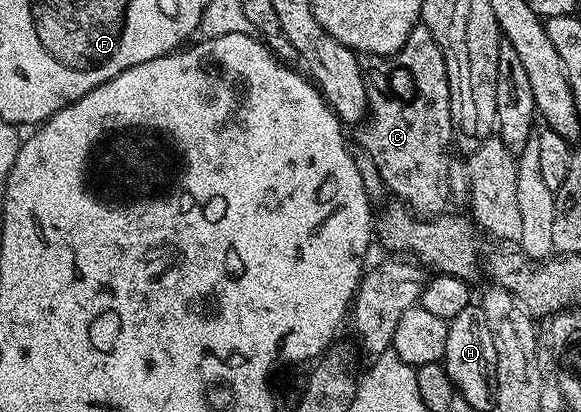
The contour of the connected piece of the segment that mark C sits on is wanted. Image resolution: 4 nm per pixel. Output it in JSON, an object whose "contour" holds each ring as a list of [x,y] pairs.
{"contour":[[[415,25],[409,32],[407,43],[394,57],[371,56],[366,59],[363,79],[367,82],[369,121],[358,127],[358,145],[373,158],[384,187],[392,190],[411,214],[428,220],[438,217],[448,209],[447,202],[452,201],[451,185],[447,179],[447,149],[453,139],[453,127],[447,69],[437,40],[433,40],[427,26]]]}

